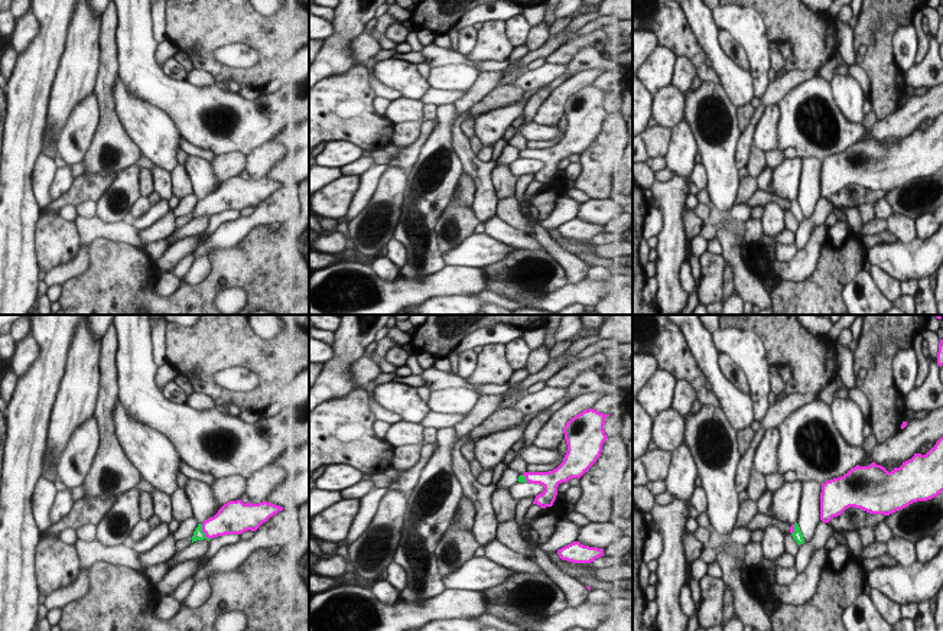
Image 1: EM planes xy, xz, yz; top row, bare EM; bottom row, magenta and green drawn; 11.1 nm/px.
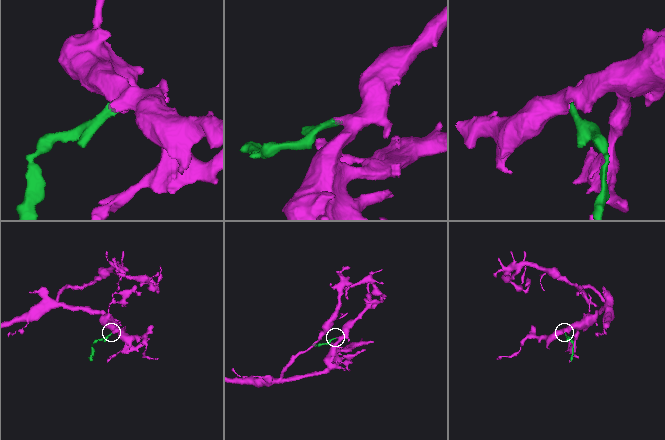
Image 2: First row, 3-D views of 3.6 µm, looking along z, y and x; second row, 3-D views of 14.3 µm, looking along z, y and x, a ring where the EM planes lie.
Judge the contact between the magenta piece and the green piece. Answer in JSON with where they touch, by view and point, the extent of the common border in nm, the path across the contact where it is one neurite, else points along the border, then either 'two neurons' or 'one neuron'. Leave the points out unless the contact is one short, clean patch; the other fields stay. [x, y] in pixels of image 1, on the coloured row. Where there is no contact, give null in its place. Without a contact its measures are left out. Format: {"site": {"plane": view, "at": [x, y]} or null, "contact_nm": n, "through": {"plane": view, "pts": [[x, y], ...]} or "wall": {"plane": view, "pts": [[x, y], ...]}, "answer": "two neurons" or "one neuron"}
{"site": {"plane": "xy", "at": [204, 532]}, "contact_nm": 200, "through": {"plane": "xy", "pts": [[223, 523], [204, 532], [198, 534]]}, "answer": "one neuron"}

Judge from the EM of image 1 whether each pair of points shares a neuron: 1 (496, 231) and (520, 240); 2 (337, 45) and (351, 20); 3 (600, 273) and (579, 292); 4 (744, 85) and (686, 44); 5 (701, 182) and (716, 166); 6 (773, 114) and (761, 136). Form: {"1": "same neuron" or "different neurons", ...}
{"1": "same neuron", "2": "same neuron", "3": "different neurons", "4": "different neurons", "5": "different neurons", "6": "same neuron"}

